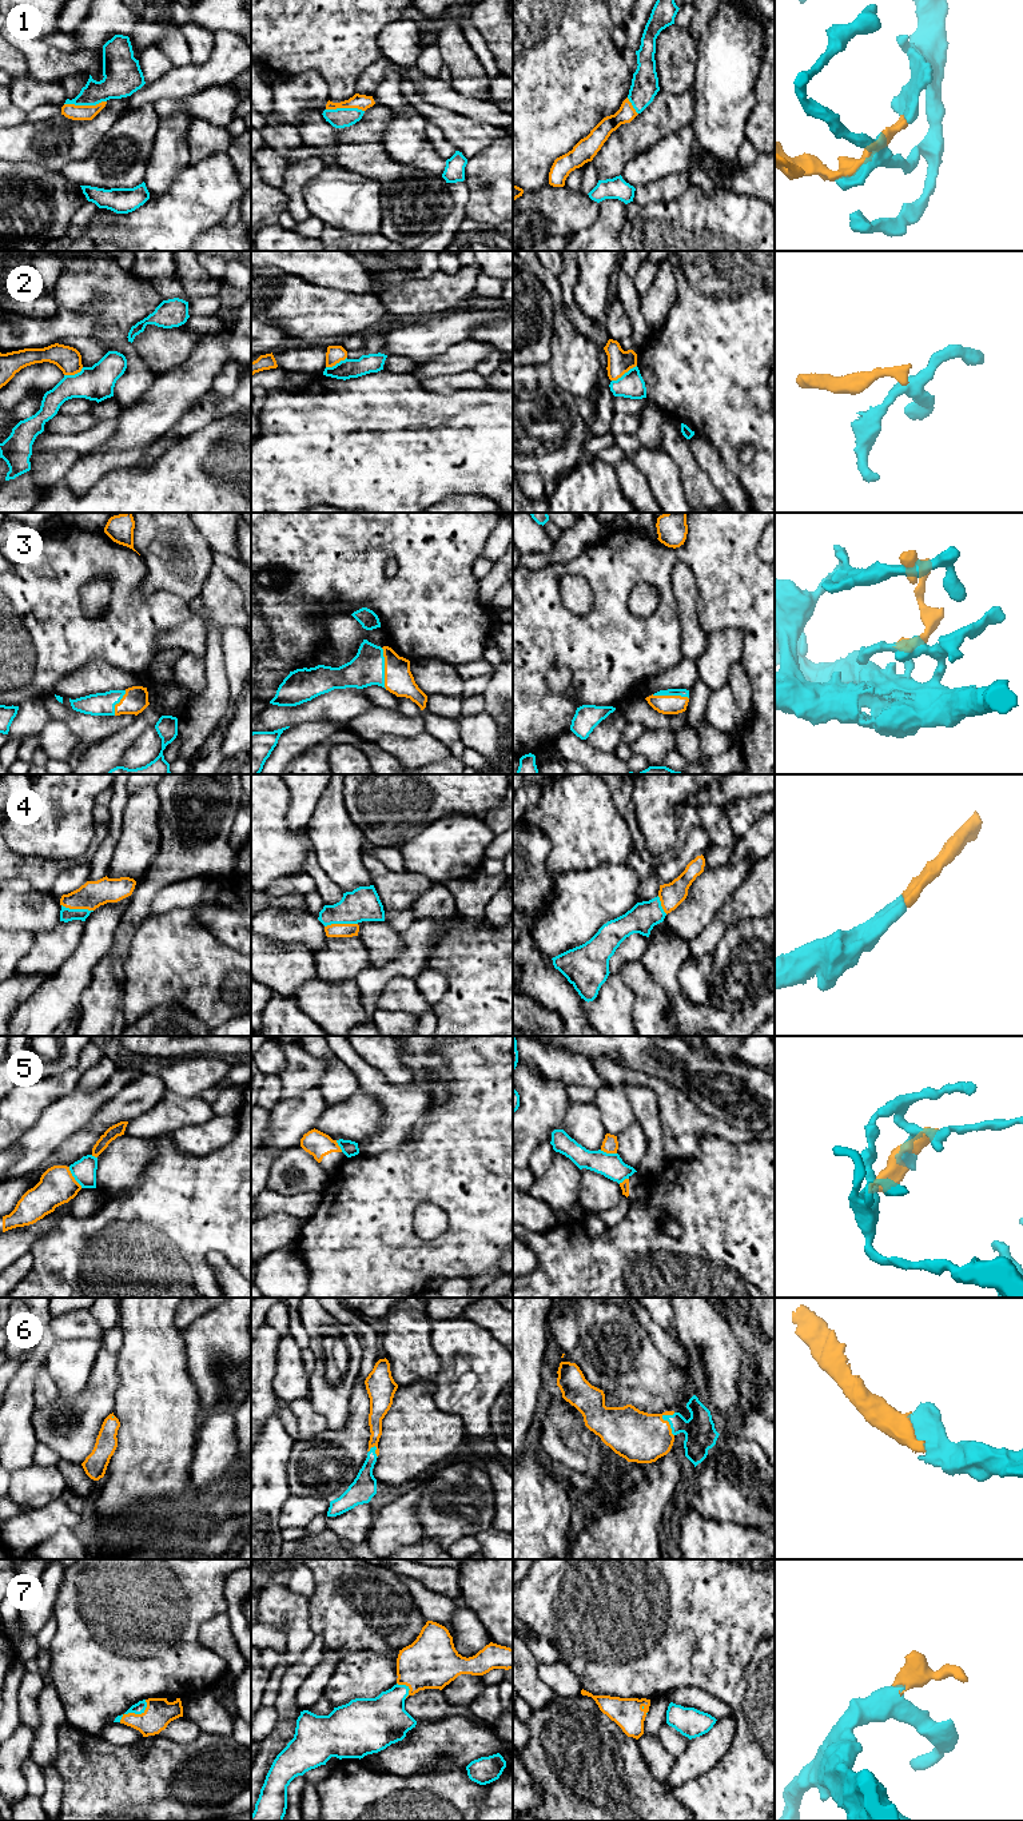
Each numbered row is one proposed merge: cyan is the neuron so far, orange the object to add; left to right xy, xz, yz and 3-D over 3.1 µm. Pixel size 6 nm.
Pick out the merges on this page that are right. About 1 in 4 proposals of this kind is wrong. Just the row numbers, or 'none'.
1, 3, 4, 6, 7

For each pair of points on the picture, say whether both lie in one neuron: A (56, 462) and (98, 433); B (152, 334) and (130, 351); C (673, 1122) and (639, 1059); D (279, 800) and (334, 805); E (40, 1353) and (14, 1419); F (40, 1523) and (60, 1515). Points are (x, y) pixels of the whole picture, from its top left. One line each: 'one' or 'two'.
A: two
B: two
C: two
D: two
E: one
F: one

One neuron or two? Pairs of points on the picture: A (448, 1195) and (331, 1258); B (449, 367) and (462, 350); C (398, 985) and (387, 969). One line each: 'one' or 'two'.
A: one
B: one
C: two

